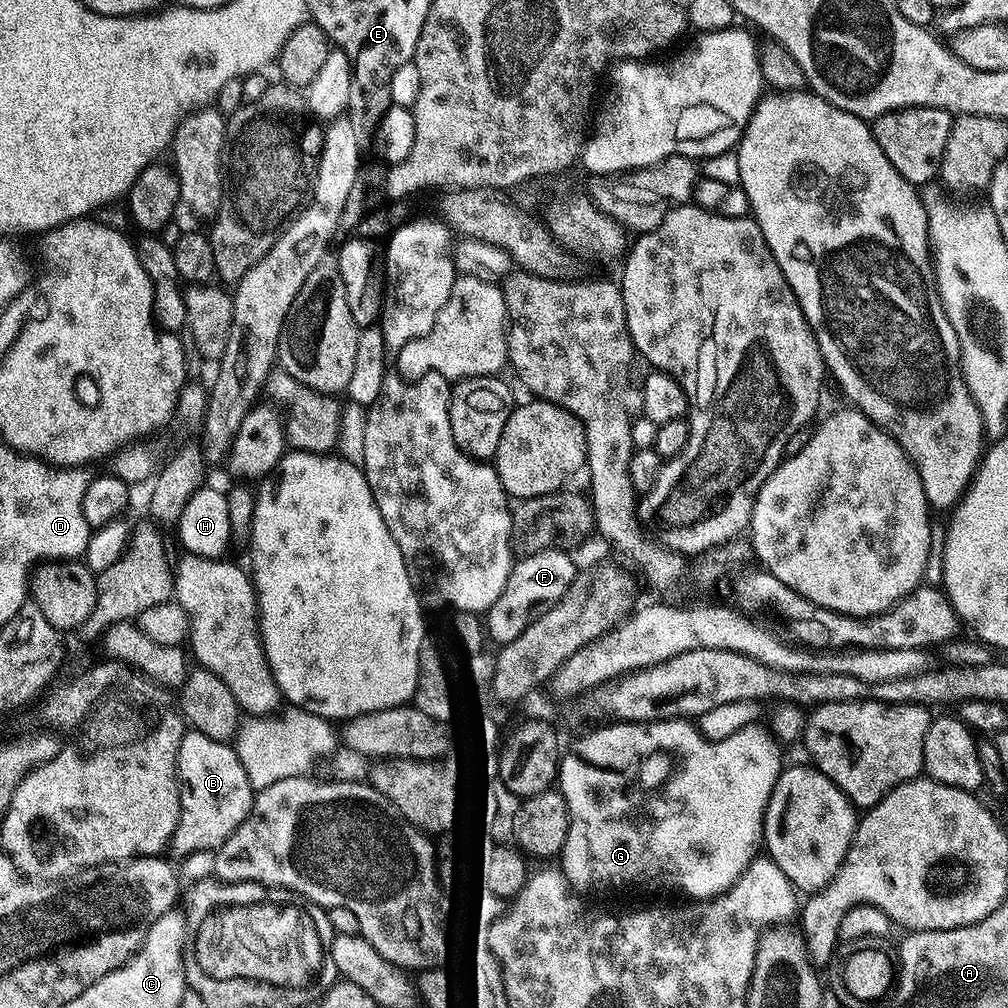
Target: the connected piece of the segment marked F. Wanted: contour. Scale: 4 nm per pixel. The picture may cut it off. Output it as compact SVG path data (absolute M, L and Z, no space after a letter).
M555 548L542 550L538 554L524 554L513 563L510 578L506 578L506 586L502 594L498 594L498 602L490 606L486 613L486 632L489 637L503 646L514 642L527 629L534 617L541 610L557 604L571 583L574 582L578 564L571 560L567 551Z

